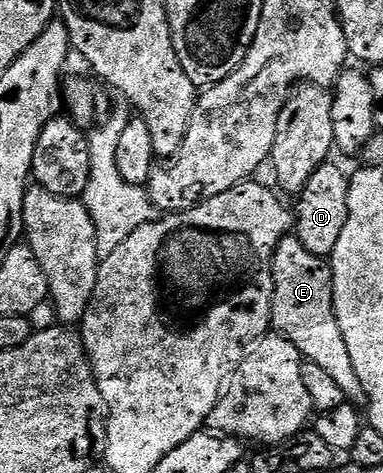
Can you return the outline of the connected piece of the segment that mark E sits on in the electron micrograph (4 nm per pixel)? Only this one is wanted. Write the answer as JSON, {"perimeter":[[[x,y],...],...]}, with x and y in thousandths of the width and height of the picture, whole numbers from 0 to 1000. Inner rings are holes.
{"perimeter":[[[752,499],[718,529],[708,573],[718,594],[708,645],[710,691],[742,706],[799,763],[830,770],[843,784],[859,786],[859,795],[869,795],[872,808],[890,818],[890,829],[901,829],[909,852],[956,852],[958,833],[943,820],[943,803],[932,803],[911,736],[901,736],[890,685],[880,685],[862,560],[846,548],[817,541],[817,533],[799,529],[778,503]]]}

